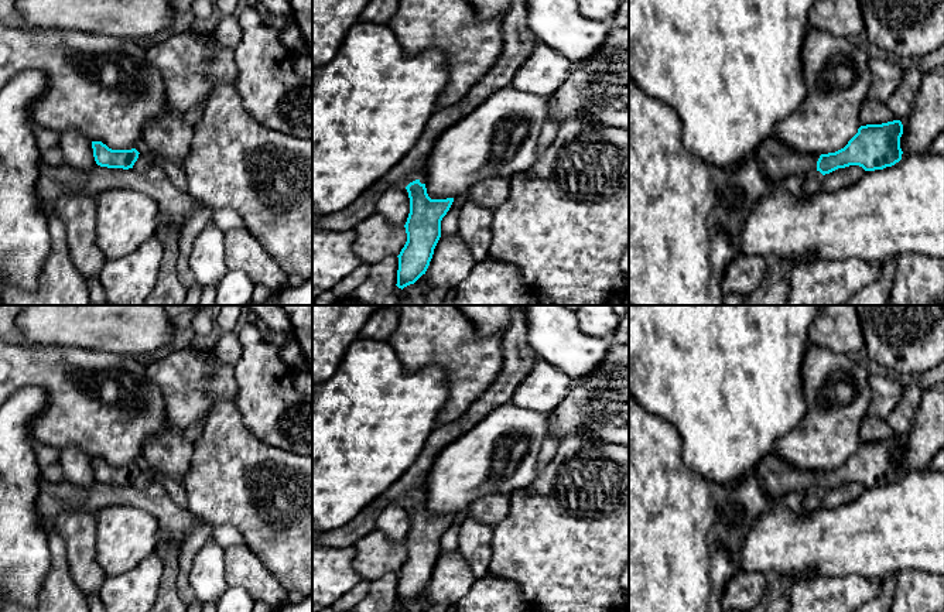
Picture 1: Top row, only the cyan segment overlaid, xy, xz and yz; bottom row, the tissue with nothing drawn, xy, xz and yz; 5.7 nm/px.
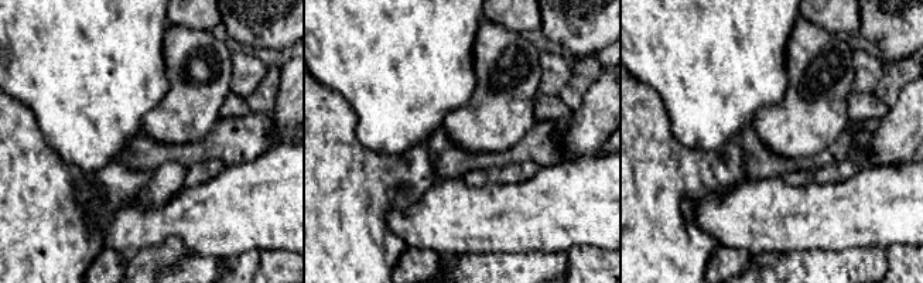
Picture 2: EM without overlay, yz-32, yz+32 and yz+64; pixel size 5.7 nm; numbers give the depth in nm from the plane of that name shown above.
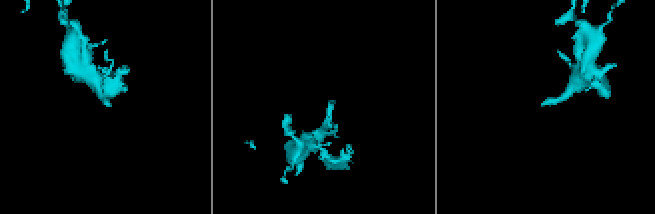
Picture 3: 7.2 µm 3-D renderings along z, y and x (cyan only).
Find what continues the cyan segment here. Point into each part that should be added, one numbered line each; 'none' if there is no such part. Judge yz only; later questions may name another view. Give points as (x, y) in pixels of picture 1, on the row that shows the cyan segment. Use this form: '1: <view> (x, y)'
1: yz (777, 161)

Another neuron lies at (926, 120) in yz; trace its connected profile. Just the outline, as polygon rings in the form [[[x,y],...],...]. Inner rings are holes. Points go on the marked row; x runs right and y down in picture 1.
[[[944,65],[924,72],[911,112],[900,122],[902,158],[930,150],[936,137],[944,131]]]

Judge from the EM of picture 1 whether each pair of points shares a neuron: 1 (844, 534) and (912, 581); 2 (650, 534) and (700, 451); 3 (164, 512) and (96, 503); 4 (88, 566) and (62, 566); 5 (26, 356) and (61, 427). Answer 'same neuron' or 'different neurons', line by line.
1: different neurons
2: different neurons
3: same neuron
4: different neurons
5: same neuron

